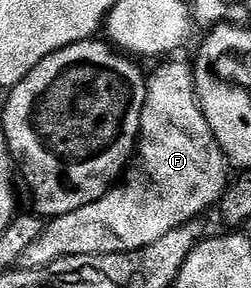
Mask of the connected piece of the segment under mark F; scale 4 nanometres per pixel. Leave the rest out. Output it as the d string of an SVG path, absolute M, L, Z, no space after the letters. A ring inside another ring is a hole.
M164 60L156 64L159 66L155 70L150 70L133 164L124 172L121 183L112 187L101 200L81 207L81 211L69 211L69 215L50 218L44 224L42 235L25 250L25 255L21 255L18 268L44 269L45 266L60 261L63 257L128 253L144 249L157 243L157 239L165 239L169 231L202 218L202 213L222 195L223 188L225 193L228 188L229 162L223 156L223 148L217 143L201 111L199 100L195 98L195 71L192 62L171 60Z

